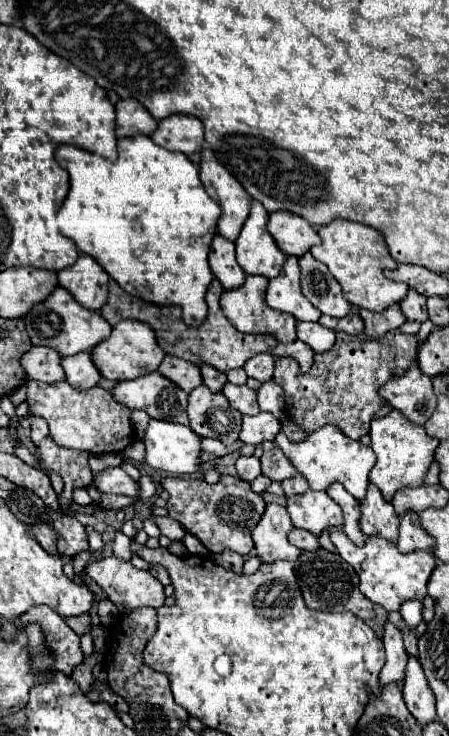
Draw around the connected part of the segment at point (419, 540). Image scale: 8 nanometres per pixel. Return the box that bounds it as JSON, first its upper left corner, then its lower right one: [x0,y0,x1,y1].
[395,510,433,552]

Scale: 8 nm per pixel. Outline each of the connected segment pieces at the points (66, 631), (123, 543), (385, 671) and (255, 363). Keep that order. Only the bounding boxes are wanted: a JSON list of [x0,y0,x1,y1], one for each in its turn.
[[23,606,83,676],[113,532,131,560],[379,620,407,684],[243,352,275,382]]

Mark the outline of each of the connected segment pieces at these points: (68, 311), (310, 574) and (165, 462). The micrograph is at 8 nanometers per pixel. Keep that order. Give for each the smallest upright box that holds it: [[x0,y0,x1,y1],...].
[[23,286,113,356],[295,548,383,638],[143,420,201,474]]

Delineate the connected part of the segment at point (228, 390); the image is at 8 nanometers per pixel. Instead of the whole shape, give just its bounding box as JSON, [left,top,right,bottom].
[223,382,259,414]

